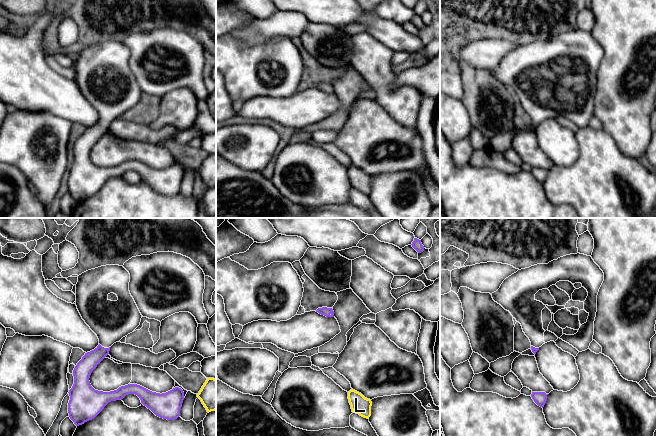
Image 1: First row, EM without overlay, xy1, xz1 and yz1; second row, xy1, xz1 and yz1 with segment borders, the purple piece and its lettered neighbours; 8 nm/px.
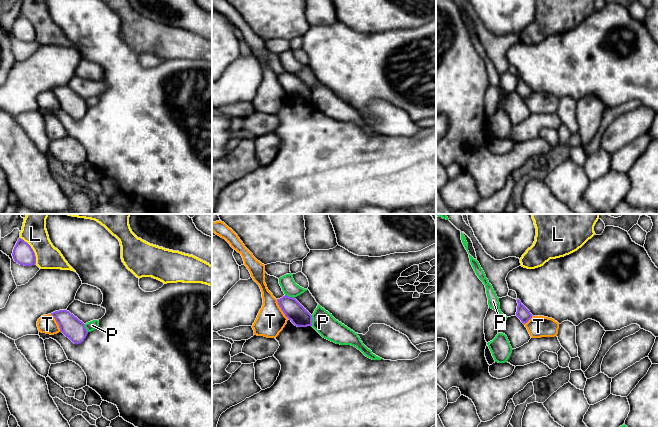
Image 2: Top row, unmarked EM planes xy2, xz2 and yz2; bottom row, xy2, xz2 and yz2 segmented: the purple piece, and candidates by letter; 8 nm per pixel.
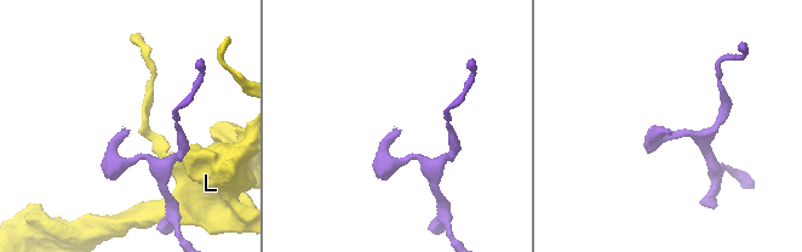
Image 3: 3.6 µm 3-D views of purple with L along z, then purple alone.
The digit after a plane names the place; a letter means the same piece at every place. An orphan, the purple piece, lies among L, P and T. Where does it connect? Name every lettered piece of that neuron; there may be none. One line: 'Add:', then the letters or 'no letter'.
Add: no letter

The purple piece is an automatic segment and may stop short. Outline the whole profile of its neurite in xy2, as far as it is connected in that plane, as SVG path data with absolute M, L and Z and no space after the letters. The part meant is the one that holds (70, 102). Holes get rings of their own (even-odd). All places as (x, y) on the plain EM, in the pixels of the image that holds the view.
M67 86L51 89L59 101L60 107L74 120L80 120L86 114L88 107L85 100Z

